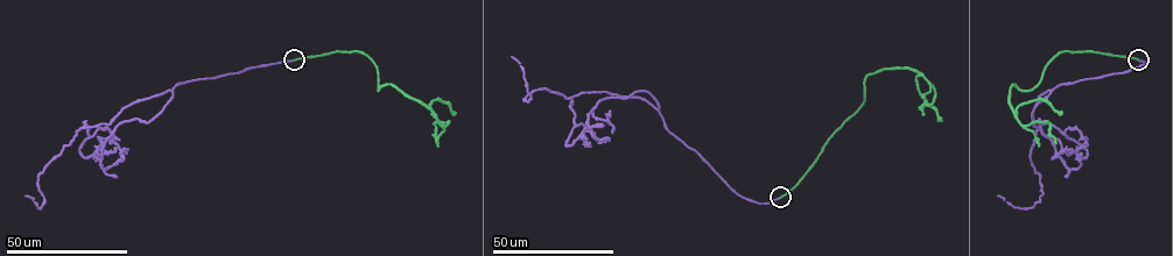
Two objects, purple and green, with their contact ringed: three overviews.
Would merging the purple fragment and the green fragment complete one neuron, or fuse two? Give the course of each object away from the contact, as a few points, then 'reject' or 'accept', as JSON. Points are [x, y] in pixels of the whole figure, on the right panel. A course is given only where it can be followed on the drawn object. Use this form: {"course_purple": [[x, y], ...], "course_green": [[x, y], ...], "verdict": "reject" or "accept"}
{"course_purple": [[1139, 59], [1145, 63], [1038, 97], [1030, 157], [1042, 193], [1023, 208], [997, 196]], "course_green": [[1138, 59], [1061, 51], [1031, 90], [1013, 84], [1009, 101], [1017, 119], [1023, 125], [1048, 122], [1055, 143]], "verdict": "accept"}

